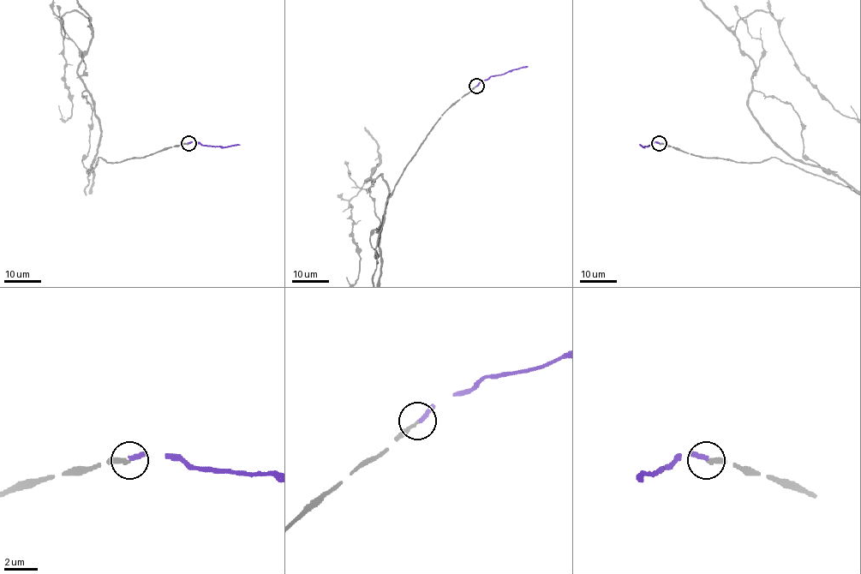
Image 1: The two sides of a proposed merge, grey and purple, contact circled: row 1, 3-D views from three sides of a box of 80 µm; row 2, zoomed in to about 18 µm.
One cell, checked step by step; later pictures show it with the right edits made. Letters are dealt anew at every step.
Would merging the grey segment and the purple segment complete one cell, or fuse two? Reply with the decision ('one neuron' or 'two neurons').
one neuron

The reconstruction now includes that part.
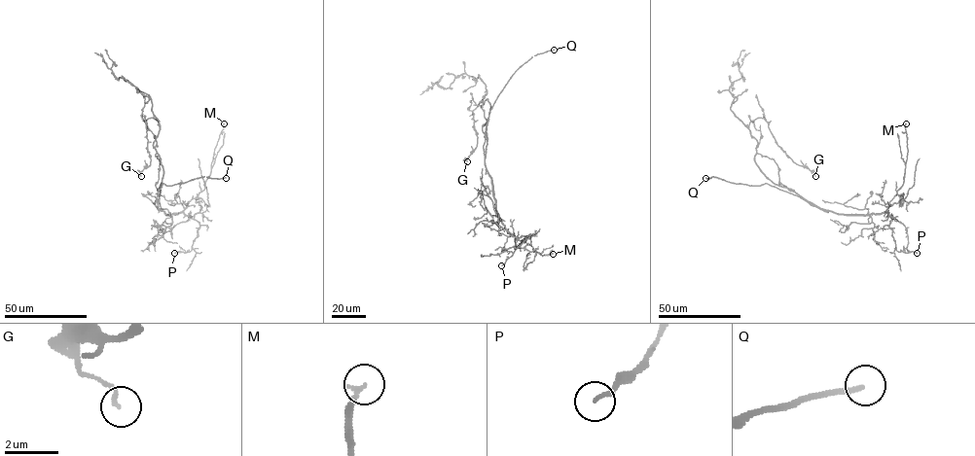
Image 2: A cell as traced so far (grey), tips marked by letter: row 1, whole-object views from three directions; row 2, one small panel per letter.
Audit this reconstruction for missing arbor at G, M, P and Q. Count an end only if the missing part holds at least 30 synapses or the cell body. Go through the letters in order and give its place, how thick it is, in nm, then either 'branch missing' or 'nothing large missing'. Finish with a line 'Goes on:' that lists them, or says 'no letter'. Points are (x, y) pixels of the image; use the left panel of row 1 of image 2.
G: at (141, 176); 130 nm thick; nothing large missing
M: at (224, 123); 220 nm thick; nothing large missing
P: at (174, 253); 120 nm thick; nothing large missing
Q: at (226, 178); 240 nm thick; branch missing
Goes on: Q

